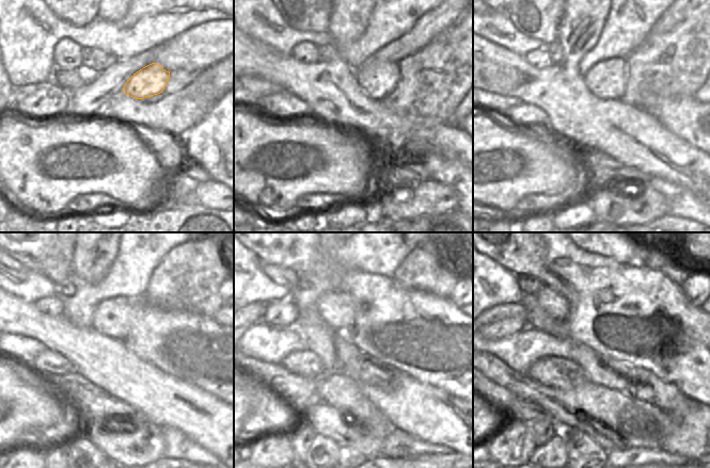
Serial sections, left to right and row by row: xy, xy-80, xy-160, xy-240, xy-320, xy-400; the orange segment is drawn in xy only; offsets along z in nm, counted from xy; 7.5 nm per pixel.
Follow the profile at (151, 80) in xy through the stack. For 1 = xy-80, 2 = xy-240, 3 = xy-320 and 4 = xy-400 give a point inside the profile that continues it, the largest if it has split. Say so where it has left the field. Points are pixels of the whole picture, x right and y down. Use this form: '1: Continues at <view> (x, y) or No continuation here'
1: Continues at xy-80 (377, 80)
2: Continues at xy-240 (112, 317)
3: Continues at xy-320 (337, 308)
4: Continues at xy-400 (557, 306)

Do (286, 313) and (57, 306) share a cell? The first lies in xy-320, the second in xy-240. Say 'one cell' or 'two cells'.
one cell

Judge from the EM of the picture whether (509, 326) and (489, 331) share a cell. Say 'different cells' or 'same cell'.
same cell

